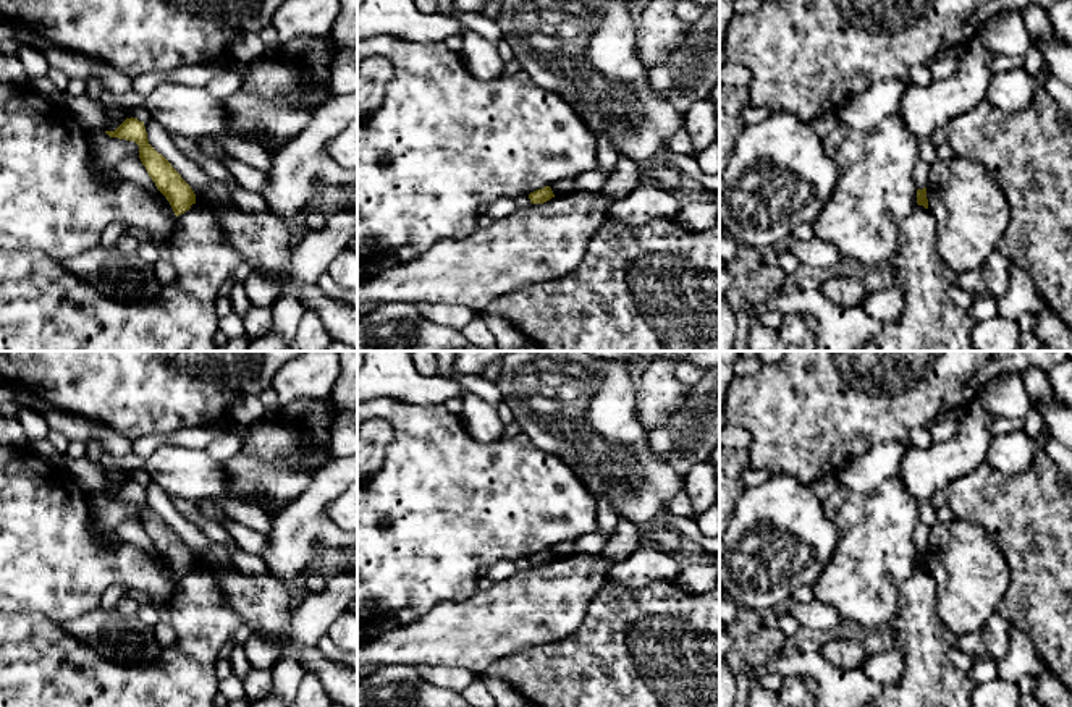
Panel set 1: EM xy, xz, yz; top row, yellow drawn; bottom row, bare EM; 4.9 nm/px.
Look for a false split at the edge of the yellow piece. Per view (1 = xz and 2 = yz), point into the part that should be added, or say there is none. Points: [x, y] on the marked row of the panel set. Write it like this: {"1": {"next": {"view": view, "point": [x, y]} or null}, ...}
{"1": {"next": null}, "2": {"next": null}}

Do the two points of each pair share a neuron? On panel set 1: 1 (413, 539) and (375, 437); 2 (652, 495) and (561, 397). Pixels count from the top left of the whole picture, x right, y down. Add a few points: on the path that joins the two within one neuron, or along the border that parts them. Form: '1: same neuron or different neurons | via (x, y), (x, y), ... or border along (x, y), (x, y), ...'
1: different neurons | border along (390, 423), (395, 439), (374, 474)
2: same neuron | via (628, 471), (586, 421)

